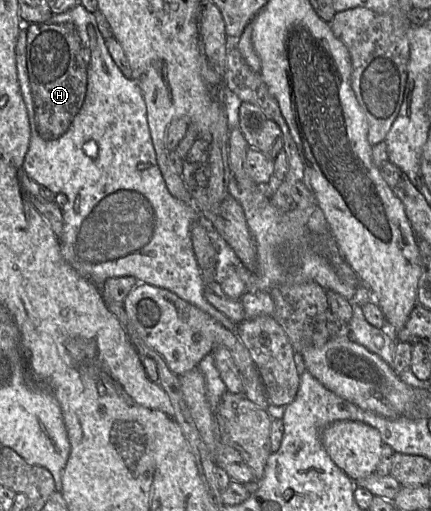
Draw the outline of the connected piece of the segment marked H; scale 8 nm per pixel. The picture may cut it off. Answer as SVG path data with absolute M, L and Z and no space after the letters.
M32 23L27 30L27 72L34 103L38 134L44 140L62 136L81 109L87 92L88 67L84 59L88 55L78 32L72 23Z

